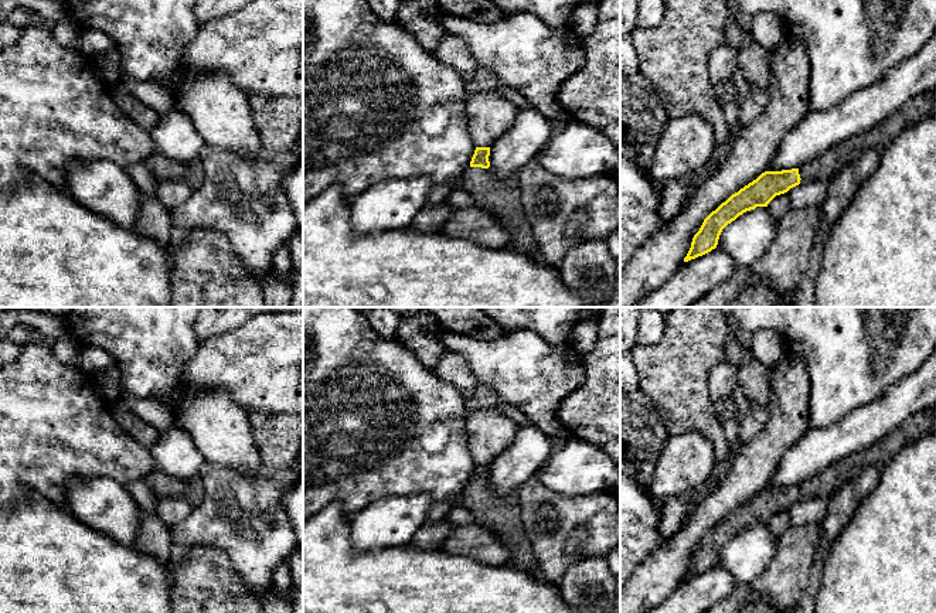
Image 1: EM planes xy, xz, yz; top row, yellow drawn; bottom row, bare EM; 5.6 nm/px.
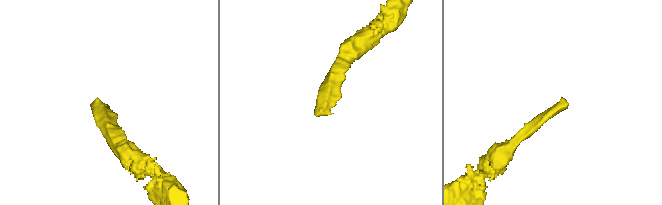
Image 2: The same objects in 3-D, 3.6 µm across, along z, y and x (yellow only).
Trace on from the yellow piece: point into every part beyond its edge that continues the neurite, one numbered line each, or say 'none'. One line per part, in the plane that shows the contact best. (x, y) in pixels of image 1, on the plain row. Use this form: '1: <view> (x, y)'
1: xz (500, 514)

